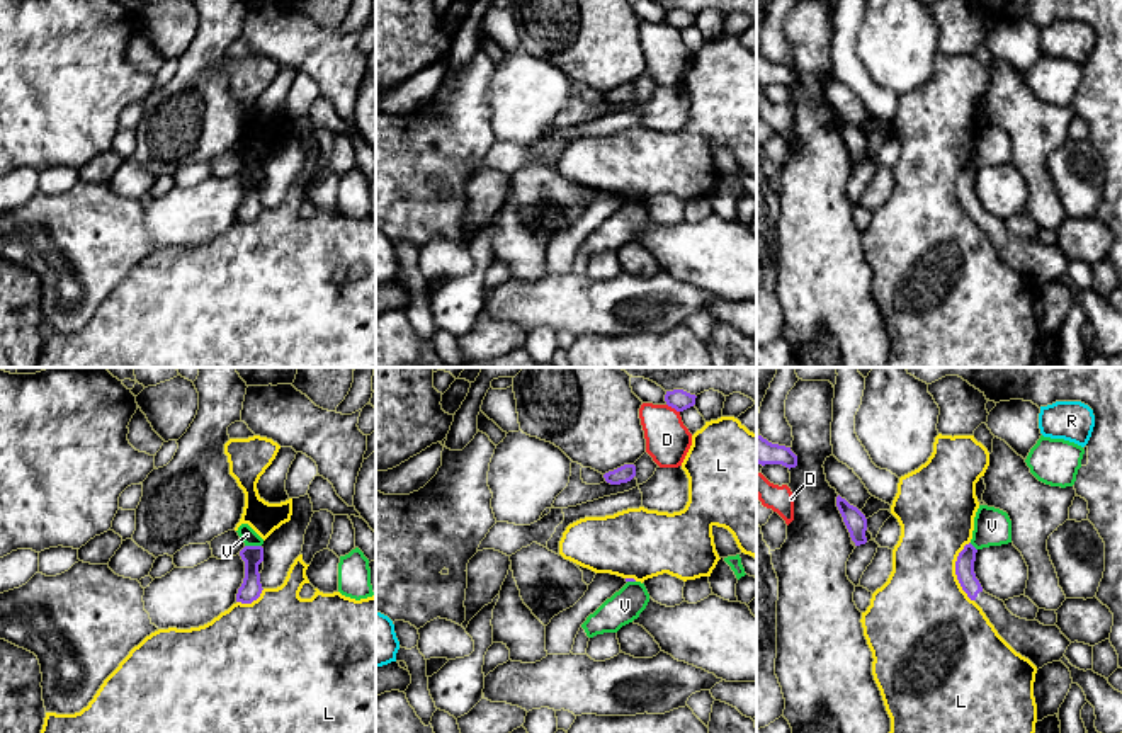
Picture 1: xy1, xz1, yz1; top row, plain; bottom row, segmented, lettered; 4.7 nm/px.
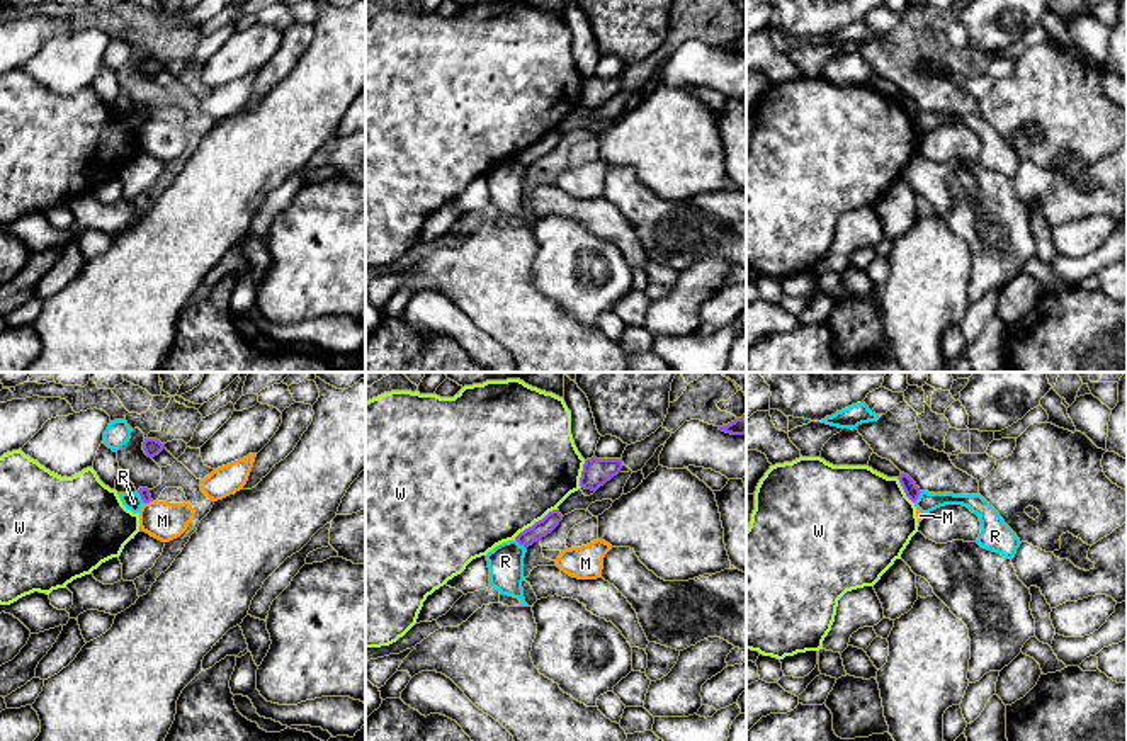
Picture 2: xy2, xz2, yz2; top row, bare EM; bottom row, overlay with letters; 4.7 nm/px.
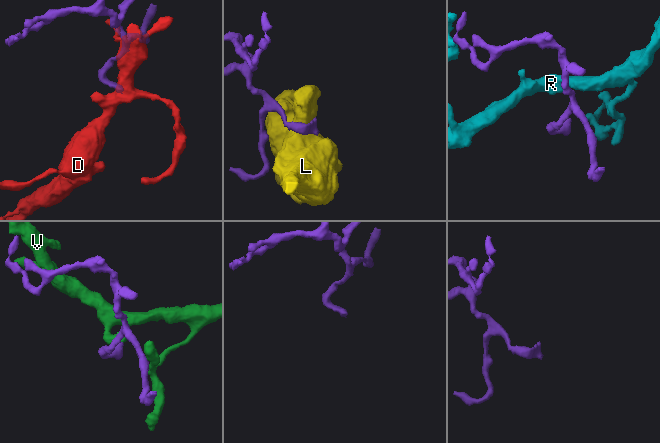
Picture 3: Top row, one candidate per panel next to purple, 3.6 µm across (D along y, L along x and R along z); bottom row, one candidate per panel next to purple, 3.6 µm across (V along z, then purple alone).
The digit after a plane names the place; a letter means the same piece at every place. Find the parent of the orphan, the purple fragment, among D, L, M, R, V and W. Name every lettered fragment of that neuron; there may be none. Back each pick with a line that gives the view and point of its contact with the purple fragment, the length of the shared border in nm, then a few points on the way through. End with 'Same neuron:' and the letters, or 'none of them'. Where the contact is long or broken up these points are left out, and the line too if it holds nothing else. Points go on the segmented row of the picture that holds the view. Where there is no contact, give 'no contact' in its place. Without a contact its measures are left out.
Same neuron: none of them

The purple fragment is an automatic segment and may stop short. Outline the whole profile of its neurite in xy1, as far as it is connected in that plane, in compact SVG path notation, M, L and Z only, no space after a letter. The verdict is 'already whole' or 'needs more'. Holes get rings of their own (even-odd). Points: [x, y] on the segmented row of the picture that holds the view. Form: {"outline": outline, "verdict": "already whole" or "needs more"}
{"outline": "M245 546L240 551L241 560L245 561L245 578L236 594L236 602L252 604L262 594L258 565L264 561L262 546Z", "verdict": "already whole"}

